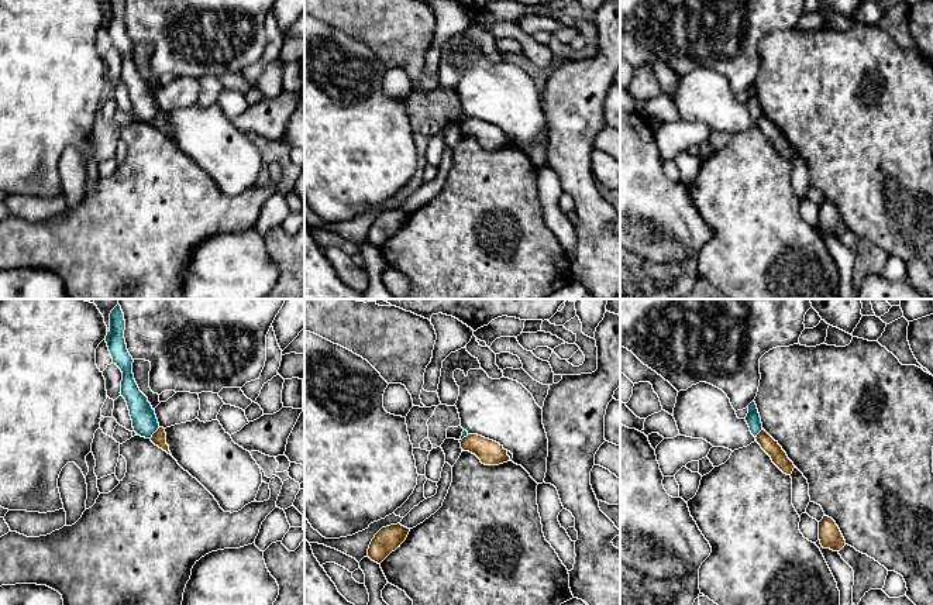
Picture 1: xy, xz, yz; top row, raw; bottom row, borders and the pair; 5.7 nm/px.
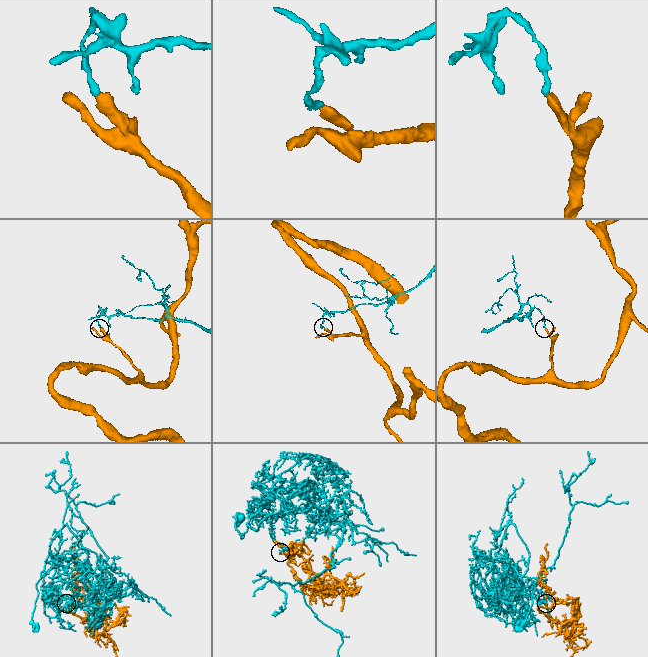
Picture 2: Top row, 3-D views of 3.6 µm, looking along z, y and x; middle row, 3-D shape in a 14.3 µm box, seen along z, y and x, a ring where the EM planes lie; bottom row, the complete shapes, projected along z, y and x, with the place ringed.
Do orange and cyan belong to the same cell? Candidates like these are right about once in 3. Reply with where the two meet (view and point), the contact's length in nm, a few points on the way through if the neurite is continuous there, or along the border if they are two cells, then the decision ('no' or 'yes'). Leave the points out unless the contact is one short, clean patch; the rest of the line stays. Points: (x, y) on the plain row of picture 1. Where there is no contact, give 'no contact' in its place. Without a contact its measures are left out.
xy (154, 117) | 90 nm | along xy (159, 112), (150, 121) | no

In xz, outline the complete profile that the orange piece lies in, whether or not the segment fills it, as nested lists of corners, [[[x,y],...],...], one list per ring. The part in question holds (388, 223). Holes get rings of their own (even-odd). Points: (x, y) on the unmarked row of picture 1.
[[[397,209],[382,212],[372,223],[368,241],[381,248],[392,236],[395,236],[406,224],[410,213]]]

